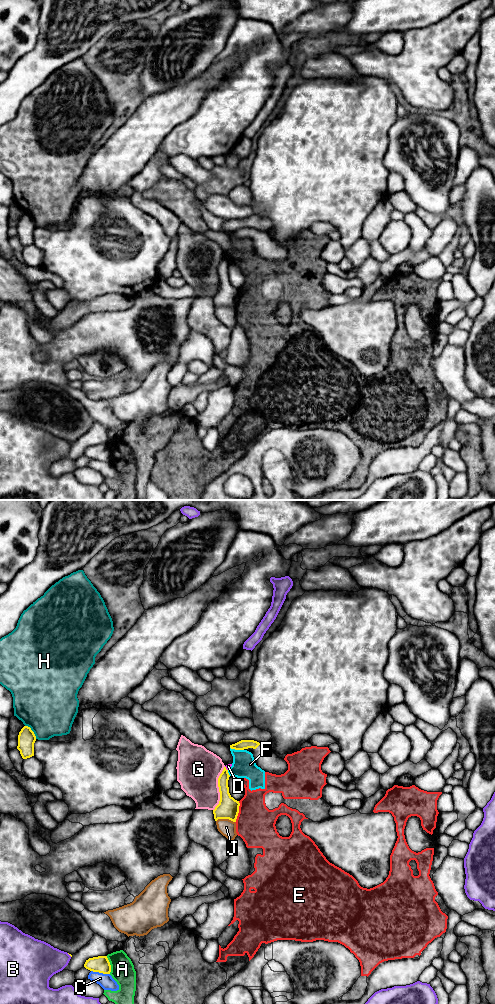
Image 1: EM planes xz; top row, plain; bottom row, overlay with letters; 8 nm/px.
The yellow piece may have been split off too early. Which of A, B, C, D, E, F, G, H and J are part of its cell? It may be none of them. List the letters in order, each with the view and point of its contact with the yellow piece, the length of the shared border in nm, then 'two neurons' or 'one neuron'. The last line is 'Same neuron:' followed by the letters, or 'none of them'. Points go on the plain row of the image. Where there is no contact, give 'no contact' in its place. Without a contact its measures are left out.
A: contact xz (110, 453); length 150 nm; two neurons
B: contact xz (69, 442); length 50 nm; two neurons
C: contact xz (100, 460); length 160 nm; two neurons
D: contact xz (225, 256); length 40 nm; two neurons
E: contact xz (238, 300); length 180 nm; two neurons
F: contact xz (237, 237); length 110 nm; two neurons
G: contact xz (219, 276); length 380 nm; two neurons
H: contact xz (32, 219); length 140 nm; two neurons
J: contact xz (225, 306); length 150 nm; two neurons
Same neuron: none of them

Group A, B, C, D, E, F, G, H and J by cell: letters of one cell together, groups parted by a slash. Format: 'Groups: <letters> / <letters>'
Groups: A D E F / B / C / G / H / J

